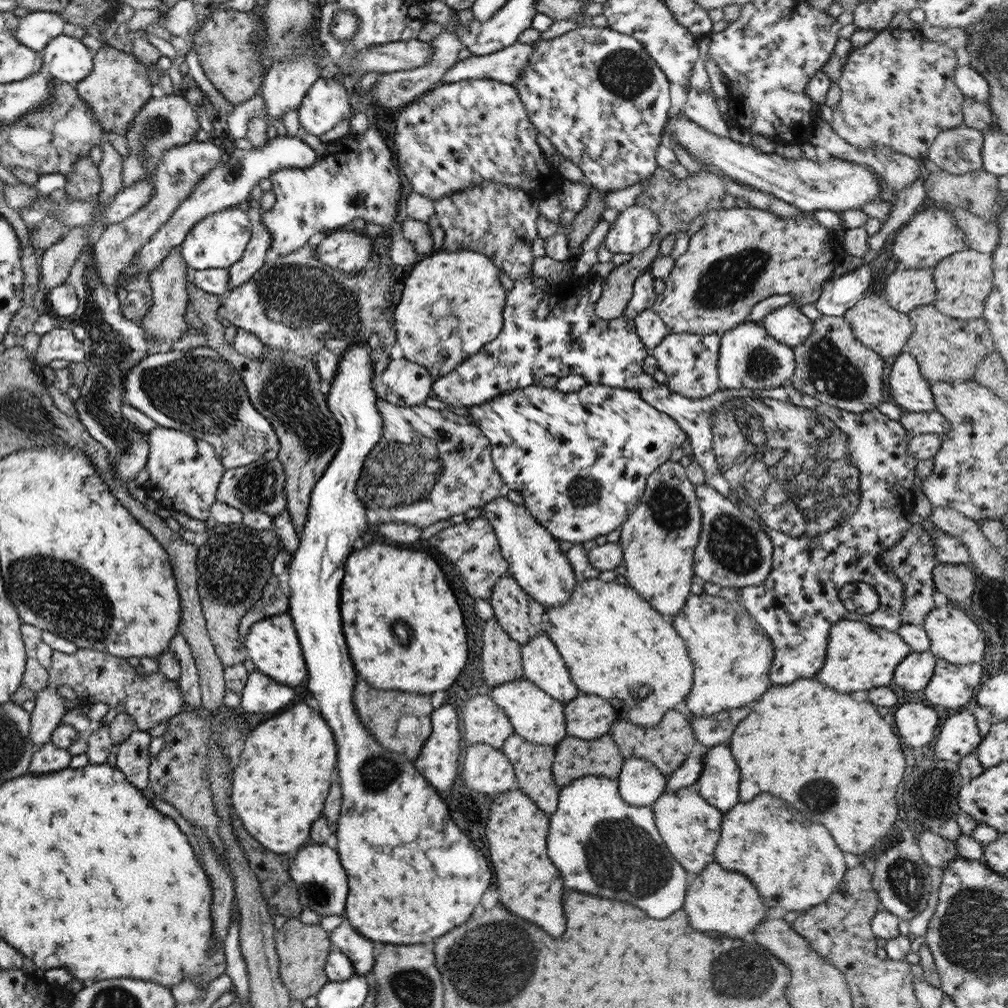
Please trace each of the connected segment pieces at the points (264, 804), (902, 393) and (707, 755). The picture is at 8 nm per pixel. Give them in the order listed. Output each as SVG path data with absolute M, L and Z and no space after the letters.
M304 702L261 722L243 739L239 764L231 776L231 808L241 826L261 846L291 856L309 842L311 822L323 810L335 768L333 734L320 713Z
M899 353L887 374L887 390L891 400L906 412L935 411L929 381L922 377L912 354Z
M723 744L698 748L703 753L703 768L693 787L697 794L719 812L727 812L737 804L739 770L728 747Z

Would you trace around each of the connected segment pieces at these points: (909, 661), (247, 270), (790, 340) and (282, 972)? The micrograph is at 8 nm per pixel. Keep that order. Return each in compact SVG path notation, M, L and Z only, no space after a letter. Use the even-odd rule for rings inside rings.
M928 650L910 653L894 668L892 681L909 692L923 690L931 678L937 658Z
M248 203L247 218L250 222L250 239L245 245L239 261L233 266L226 268L229 273L229 284L225 294L229 293L235 286L242 286L251 279L264 266L265 253L270 250L270 234L262 226L260 210L254 203Z
M793 304L778 307L759 323L769 338L791 348L803 344L813 330L812 321Z
M289 917L274 932L274 951L278 956L278 975L282 985L287 989L290 1000L305 1000L315 996L328 981L324 973L324 964L329 947L328 932L318 924L303 924L297 917Z

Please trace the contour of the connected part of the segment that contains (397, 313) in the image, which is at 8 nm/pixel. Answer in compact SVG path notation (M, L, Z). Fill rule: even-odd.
M468 250L436 251L417 262L406 277L399 302L389 312L395 329L395 343L401 348L403 358L424 366L433 380L451 372L476 352L479 353L483 346L499 335L505 290L499 283L498 268L483 254Z

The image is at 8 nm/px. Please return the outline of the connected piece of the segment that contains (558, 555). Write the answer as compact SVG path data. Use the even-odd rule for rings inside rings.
M504 495L493 498L482 506L481 516L487 519L499 543L500 553L507 563L507 573L535 602L544 608L563 604L571 594L576 580L570 562L559 550L558 542L521 504L513 504Z

